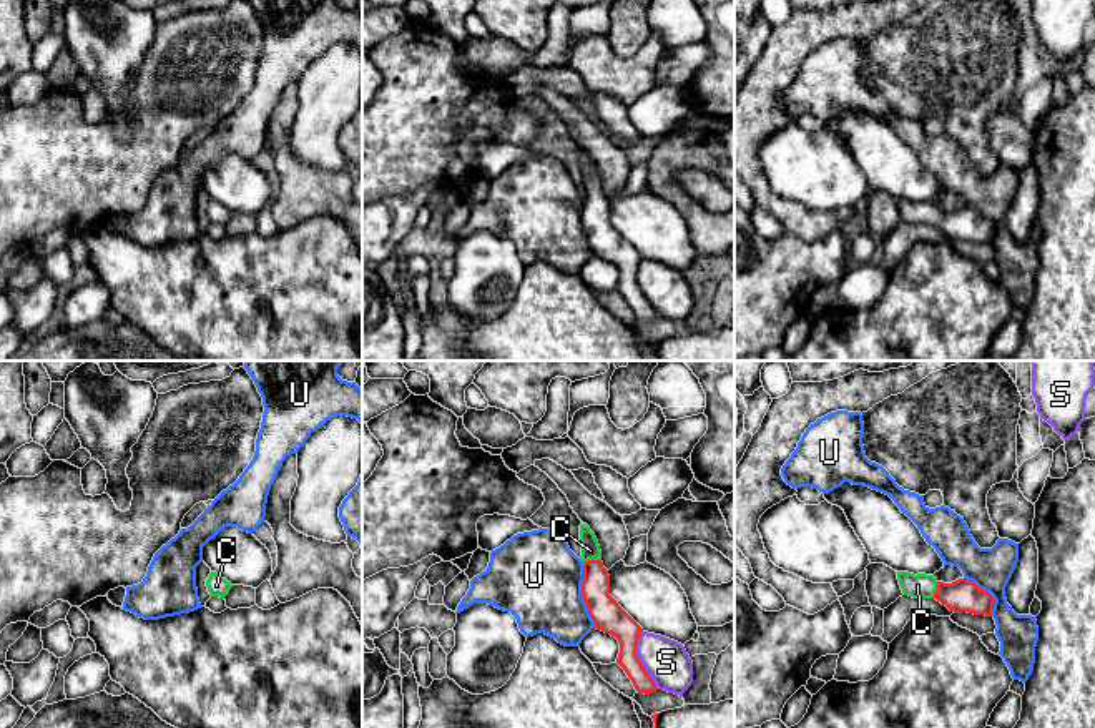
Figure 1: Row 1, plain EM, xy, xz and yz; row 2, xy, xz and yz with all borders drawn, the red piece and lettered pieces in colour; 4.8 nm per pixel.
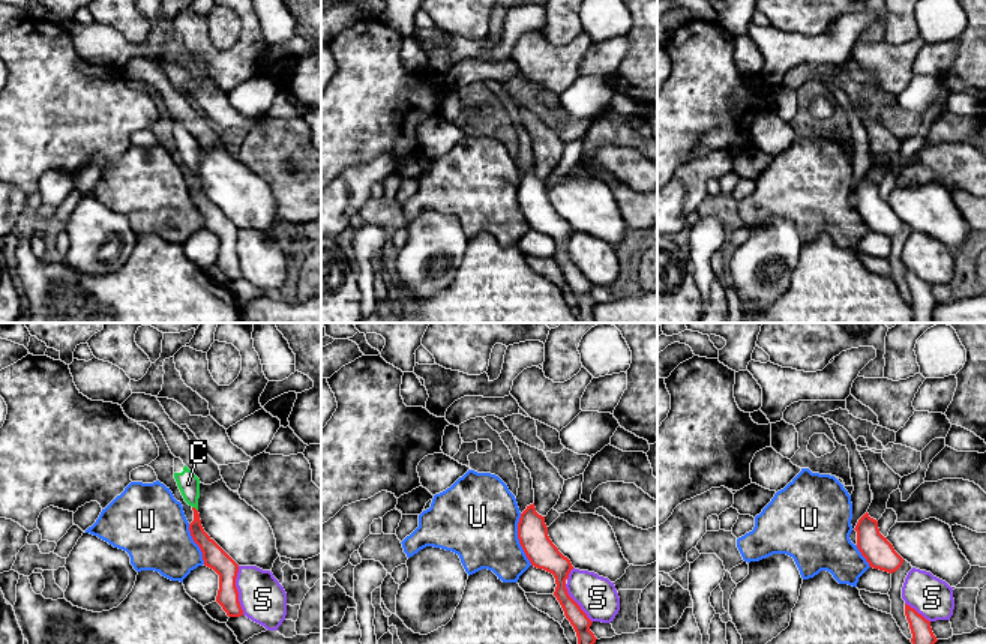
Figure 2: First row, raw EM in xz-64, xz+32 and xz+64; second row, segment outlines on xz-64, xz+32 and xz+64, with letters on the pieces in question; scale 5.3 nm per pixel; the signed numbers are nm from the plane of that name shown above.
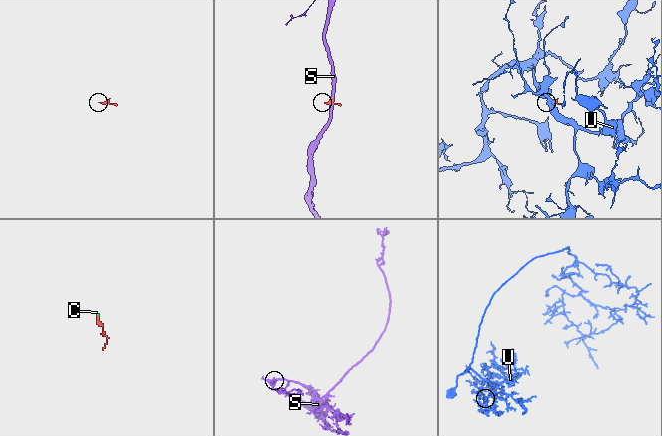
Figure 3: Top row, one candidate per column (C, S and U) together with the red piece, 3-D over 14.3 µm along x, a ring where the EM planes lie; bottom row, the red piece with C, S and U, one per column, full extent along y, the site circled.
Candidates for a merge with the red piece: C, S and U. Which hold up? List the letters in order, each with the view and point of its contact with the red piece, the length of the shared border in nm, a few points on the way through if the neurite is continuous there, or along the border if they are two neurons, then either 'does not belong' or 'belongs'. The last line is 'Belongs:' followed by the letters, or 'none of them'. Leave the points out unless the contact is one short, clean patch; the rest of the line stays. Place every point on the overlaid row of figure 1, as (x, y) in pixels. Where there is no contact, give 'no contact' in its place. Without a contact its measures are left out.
C: meets red in xz at (590, 560); contact 100 nm long; runs through xz (603, 609), (597, 599), (590, 560), (590, 550); belongs
S: meets red in xz at (638, 660); contact 300 nm long; border along xz (642, 630), (637, 640), (637, 657), (658, 688); does not belong
U: meets red in xz at (582, 594); contact 320 nm long; border along xz (582, 564), (582, 600), (595, 627); does not belong
Belongs: C

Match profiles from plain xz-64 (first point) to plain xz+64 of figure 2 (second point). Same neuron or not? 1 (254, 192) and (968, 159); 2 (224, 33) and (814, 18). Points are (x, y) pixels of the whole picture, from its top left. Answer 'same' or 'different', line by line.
1: different
2: different

